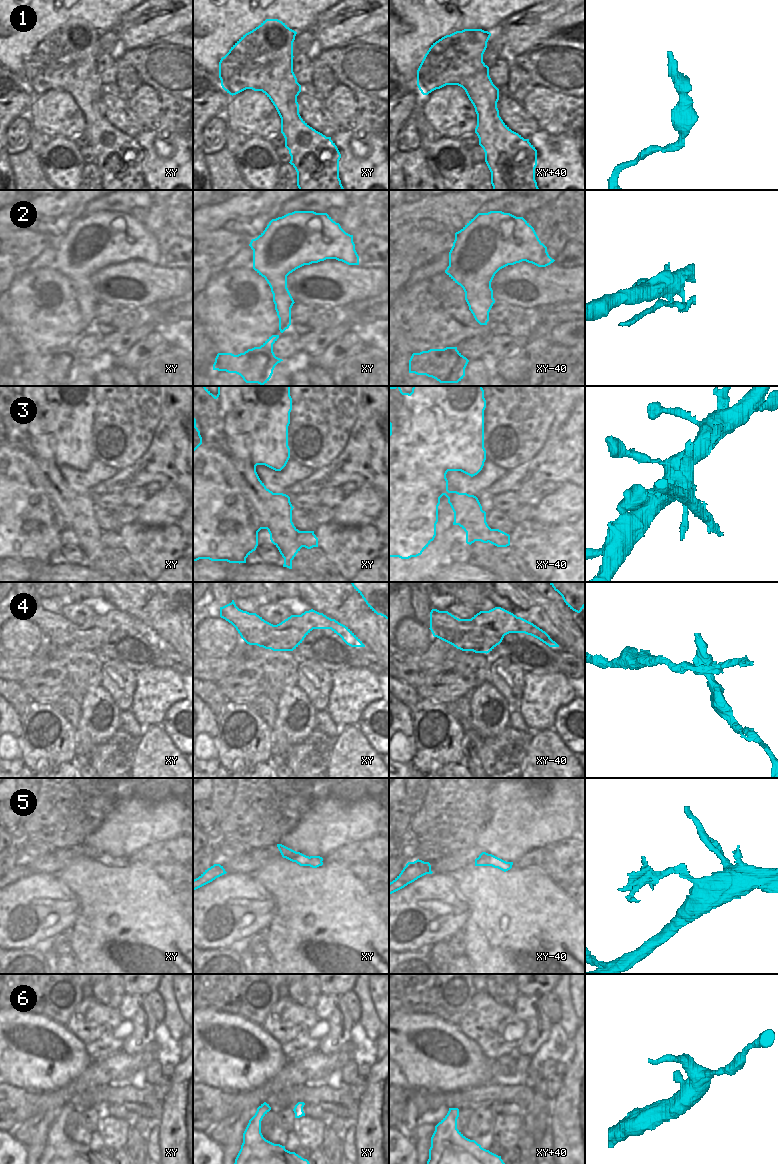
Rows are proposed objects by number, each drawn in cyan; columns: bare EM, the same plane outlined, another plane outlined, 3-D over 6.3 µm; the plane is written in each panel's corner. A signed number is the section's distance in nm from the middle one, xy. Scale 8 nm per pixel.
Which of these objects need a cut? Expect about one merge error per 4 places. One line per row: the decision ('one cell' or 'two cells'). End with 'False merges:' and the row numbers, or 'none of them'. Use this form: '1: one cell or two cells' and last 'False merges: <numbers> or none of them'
1: one cell
2: two cells
3: two cells
4: two cells
5: two cells
6: one cell
False merges: 2, 3, 4, 5

